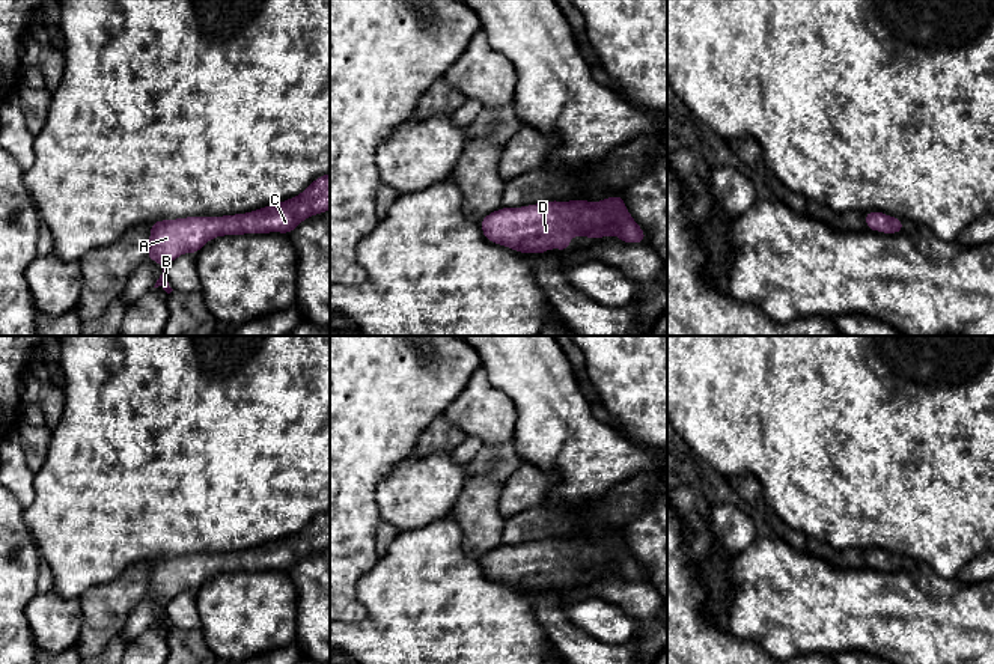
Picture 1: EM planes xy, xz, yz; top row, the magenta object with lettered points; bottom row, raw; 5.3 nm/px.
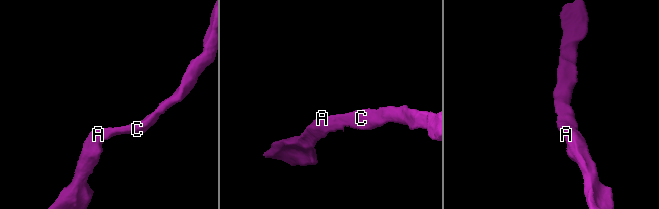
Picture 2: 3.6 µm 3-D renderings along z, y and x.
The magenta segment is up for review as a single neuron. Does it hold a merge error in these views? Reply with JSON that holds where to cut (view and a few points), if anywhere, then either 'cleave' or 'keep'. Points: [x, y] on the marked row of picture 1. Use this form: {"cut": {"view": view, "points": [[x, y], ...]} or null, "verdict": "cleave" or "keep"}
{"cut": null, "verdict": "keep"}

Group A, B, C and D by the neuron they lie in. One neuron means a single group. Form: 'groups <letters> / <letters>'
groups A B C D

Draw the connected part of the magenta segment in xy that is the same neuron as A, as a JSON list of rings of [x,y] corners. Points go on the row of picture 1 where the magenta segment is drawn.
[[[330,173],[316,178],[301,194],[270,205],[242,215],[232,214],[223,217],[185,217],[176,220],[161,220],[151,223],[149,253],[146,260],[155,260],[163,265],[163,274],[154,288],[161,286],[167,294],[173,289],[166,279],[167,265],[184,253],[197,253],[209,239],[224,235],[259,235],[280,232],[289,235],[306,218],[322,214],[330,209]]]

